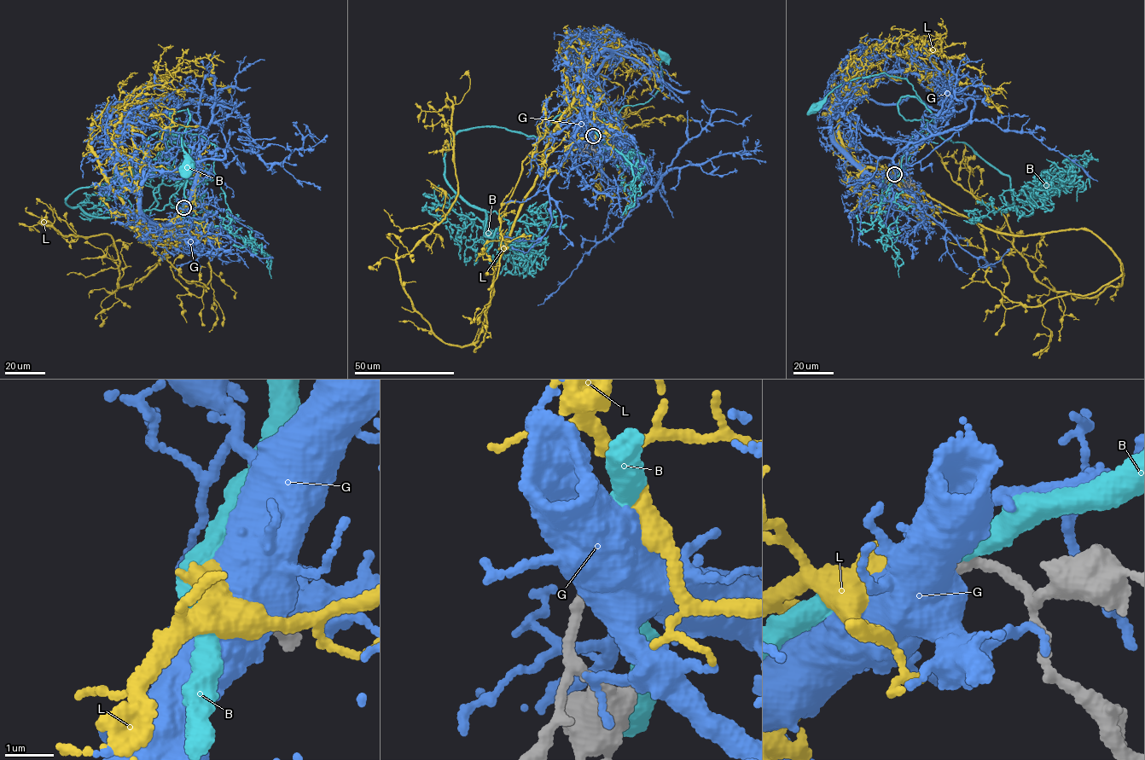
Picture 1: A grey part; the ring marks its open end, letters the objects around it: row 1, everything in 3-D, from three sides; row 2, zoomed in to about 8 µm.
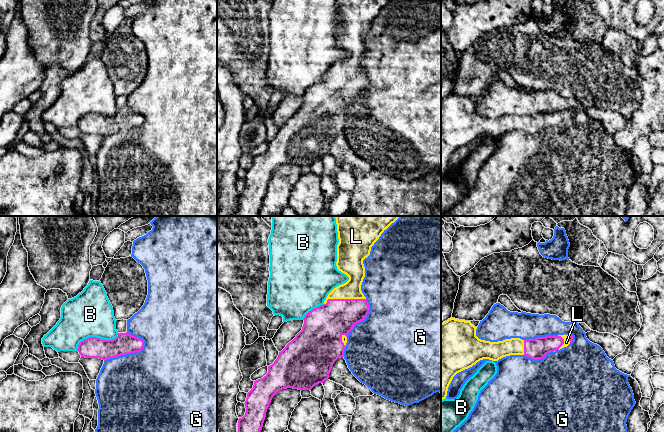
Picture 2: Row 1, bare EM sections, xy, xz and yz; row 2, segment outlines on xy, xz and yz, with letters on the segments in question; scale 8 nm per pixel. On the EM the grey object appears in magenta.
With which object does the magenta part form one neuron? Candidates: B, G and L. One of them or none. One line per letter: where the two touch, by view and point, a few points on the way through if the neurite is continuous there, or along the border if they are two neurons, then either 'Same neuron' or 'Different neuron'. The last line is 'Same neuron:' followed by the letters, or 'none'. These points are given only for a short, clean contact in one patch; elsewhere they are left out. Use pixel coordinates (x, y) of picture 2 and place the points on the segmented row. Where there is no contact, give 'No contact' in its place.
B: Touches magenta at xy (95, 337). Different neuron
G: Touches magenta at xy (126, 353). Different neuron
L: Touches magenta at xz (344, 299). Same neuron
Same neuron: L

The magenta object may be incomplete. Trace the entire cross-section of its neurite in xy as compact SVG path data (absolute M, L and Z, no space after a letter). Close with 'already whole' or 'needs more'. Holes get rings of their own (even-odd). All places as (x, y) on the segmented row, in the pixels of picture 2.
M119 333L113 340L89 337L81 341L77 351L81 357L108 360L121 355L140 352L144 341L130 333Z; already whole

